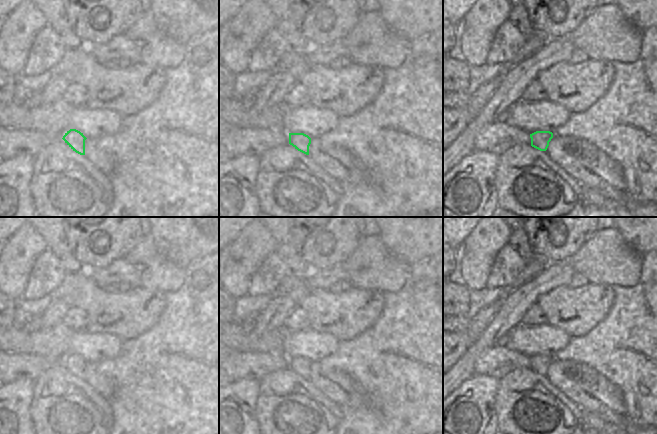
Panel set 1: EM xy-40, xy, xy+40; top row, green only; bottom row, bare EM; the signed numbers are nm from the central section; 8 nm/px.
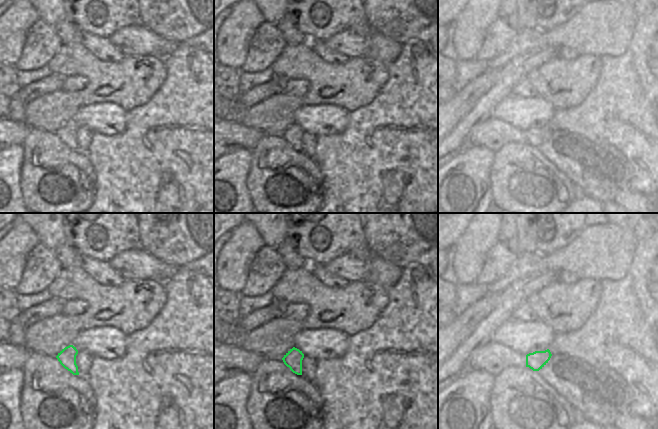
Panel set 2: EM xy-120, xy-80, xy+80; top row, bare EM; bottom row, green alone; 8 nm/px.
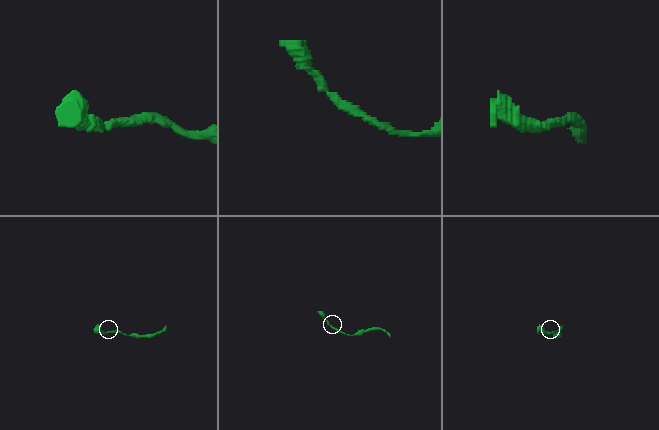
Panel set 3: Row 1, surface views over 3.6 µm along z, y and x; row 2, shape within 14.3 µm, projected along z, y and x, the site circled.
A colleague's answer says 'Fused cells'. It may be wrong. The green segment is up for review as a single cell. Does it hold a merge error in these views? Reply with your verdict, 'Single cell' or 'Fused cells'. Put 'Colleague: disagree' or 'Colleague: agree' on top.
Colleague: disagree
Single cell

